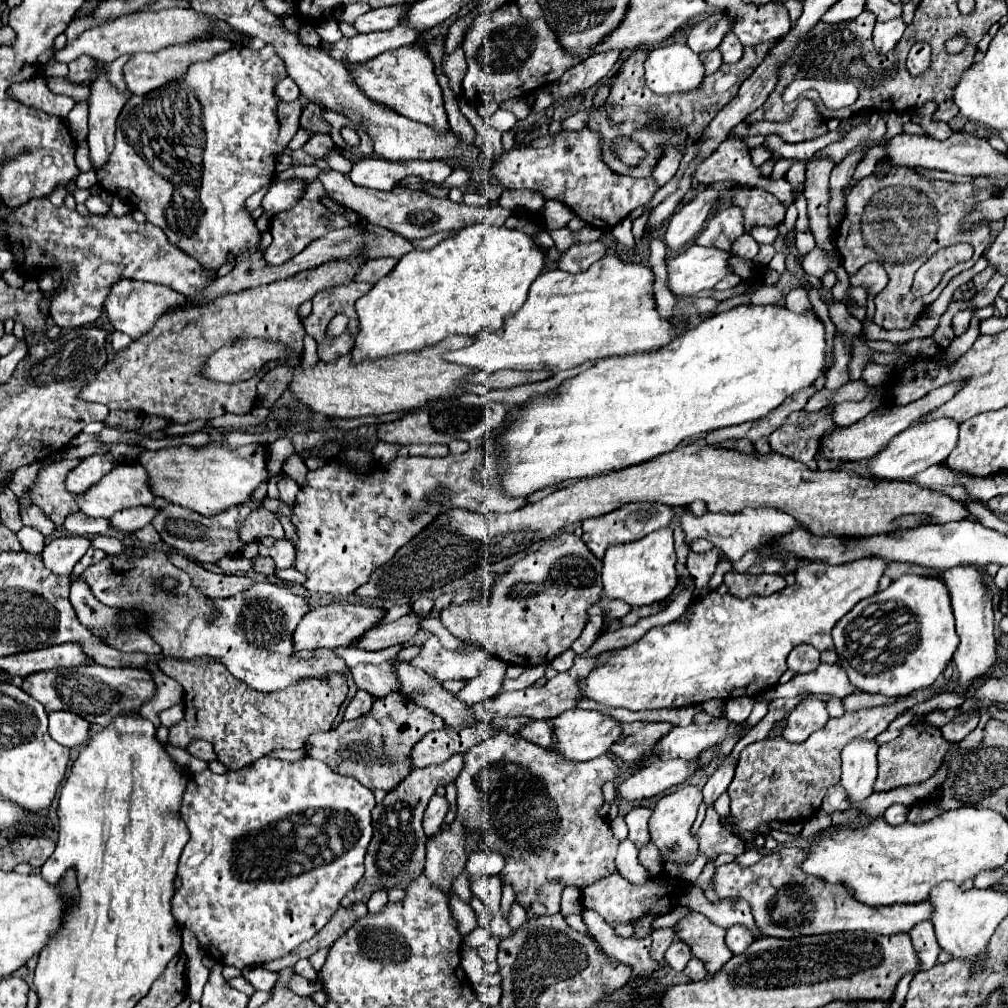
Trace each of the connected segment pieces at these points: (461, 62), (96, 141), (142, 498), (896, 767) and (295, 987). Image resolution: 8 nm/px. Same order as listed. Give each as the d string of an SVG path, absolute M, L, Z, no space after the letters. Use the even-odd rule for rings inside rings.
M458 47L452 55L442 59L442 69L450 79L450 87L454 93L460 93L460 83L464 79L466 73L466 59L464 59L464 51Z
M102 73L96 75L96 79L90 83L90 89L92 93L88 99L90 105L88 147L94 171L98 171L108 161L114 149L116 119L128 99L128 93L120 93L118 89L114 89Z
M140 463L132 465L118 465L108 473L104 479L100 479L92 489L88 489L82 497L76 495L76 501L80 509L88 517L112 517L116 511L128 509L128 507L138 507L138 505L152 505L156 495L152 495L152 487L148 485L148 471Z
M924 721L906 725L900 735L878 749L878 779L874 783L874 791L890 791L904 785L918 785L928 781L936 769L942 765L946 753L950 751L952 743L948 743L940 729L934 725L928 725Z
M297 974L294 975L290 980L290 983L288 983L288 988L300 996L310 996L314 992L320 991L321 987L322 985L319 979L317 979L314 985Z

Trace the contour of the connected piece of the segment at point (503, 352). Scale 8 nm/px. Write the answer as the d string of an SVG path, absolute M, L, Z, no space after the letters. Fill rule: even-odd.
M609 247L607 255L592 265L588 271L572 275L566 271L548 271L540 275L528 293L526 303L508 317L498 331L482 331L476 341L470 347L444 353L446 361L460 363L466 367L478 367L484 373L494 373L500 369L516 369L516 371L552 371L560 373L566 369L580 367L586 361L598 361L618 355L632 355L632 353L644 353L652 349L660 349L668 345L680 331L688 329L688 321L664 321L658 317L656 299L652 293L654 285L654 273L644 263L624 263L622 259L616 259L615 248Z

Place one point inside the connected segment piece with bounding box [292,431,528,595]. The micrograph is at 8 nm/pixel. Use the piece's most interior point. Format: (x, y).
(348, 526)

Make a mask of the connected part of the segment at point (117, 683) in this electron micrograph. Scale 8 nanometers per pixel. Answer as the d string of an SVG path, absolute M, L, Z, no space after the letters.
M104 665L78 667L78 669L52 669L40 671L24 679L22 689L40 701L48 713L52 711L72 711L82 715L92 725L106 727L118 715L140 715L140 709L156 693L156 683L152 673L146 669L112 669Z

